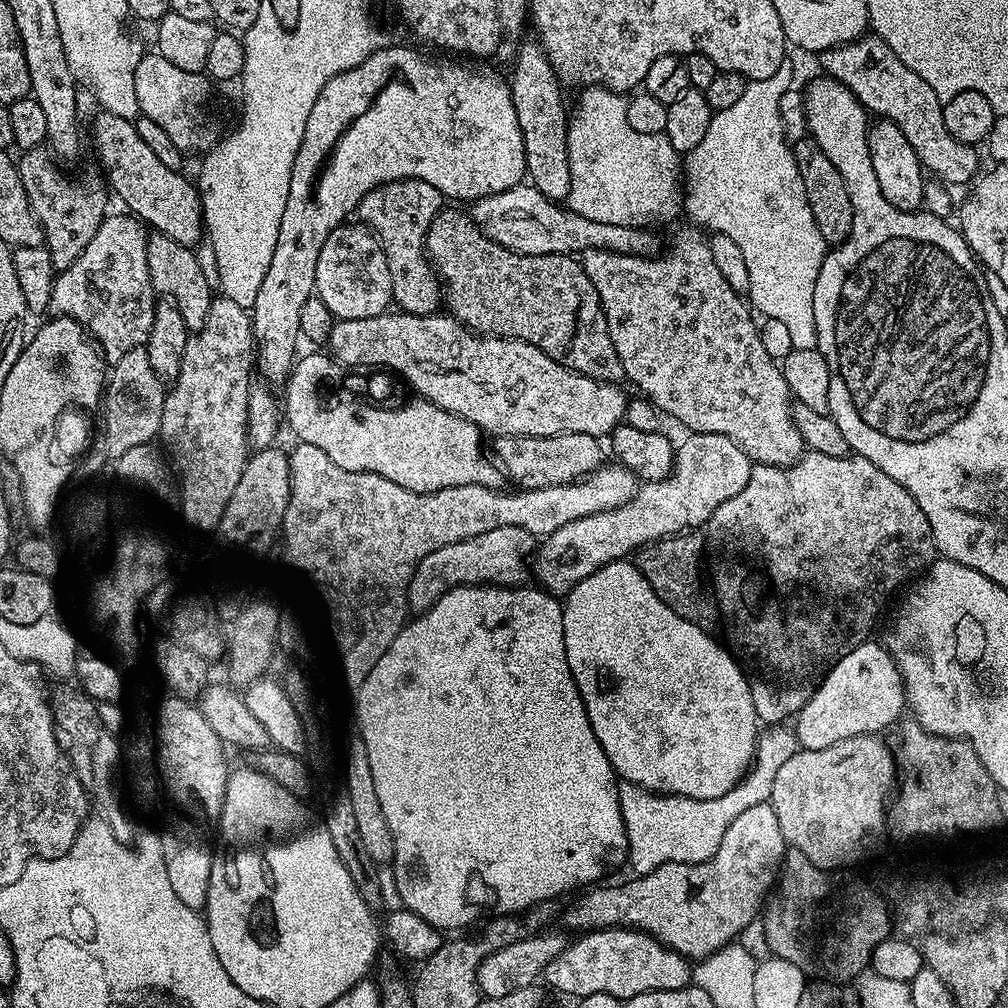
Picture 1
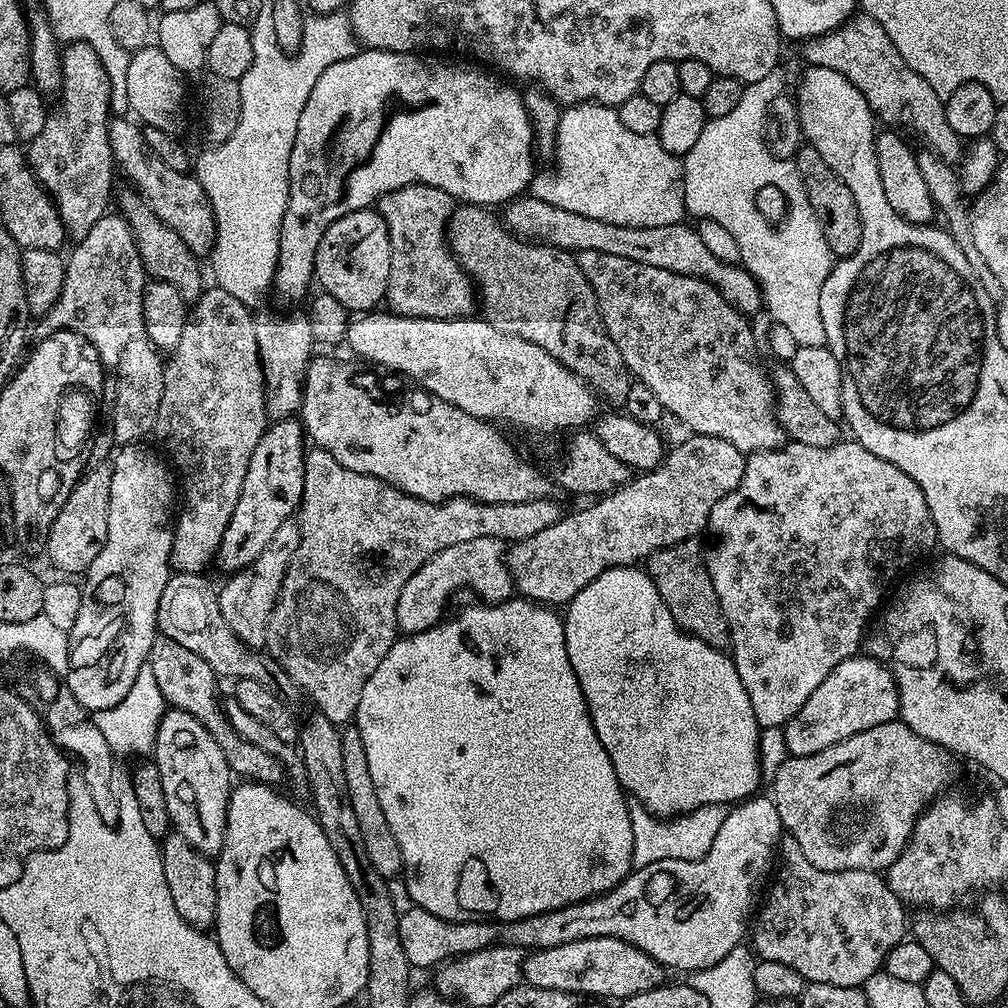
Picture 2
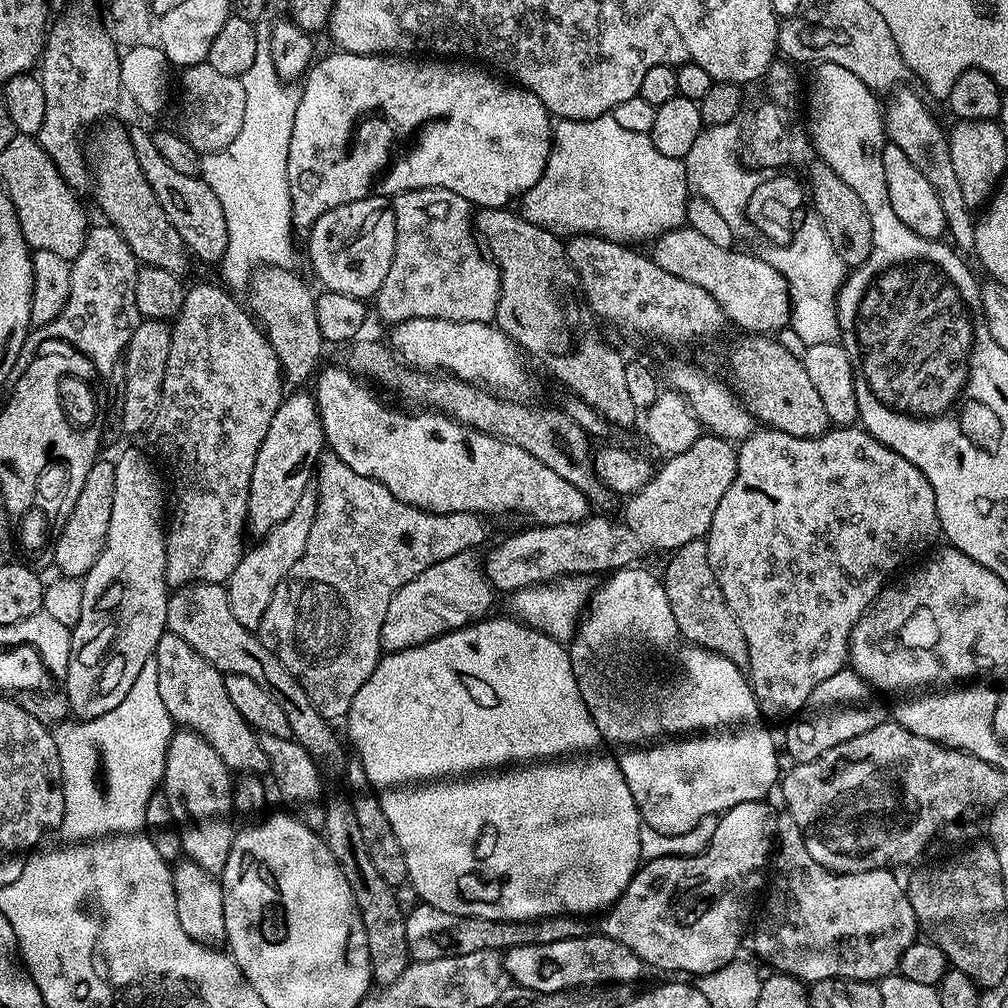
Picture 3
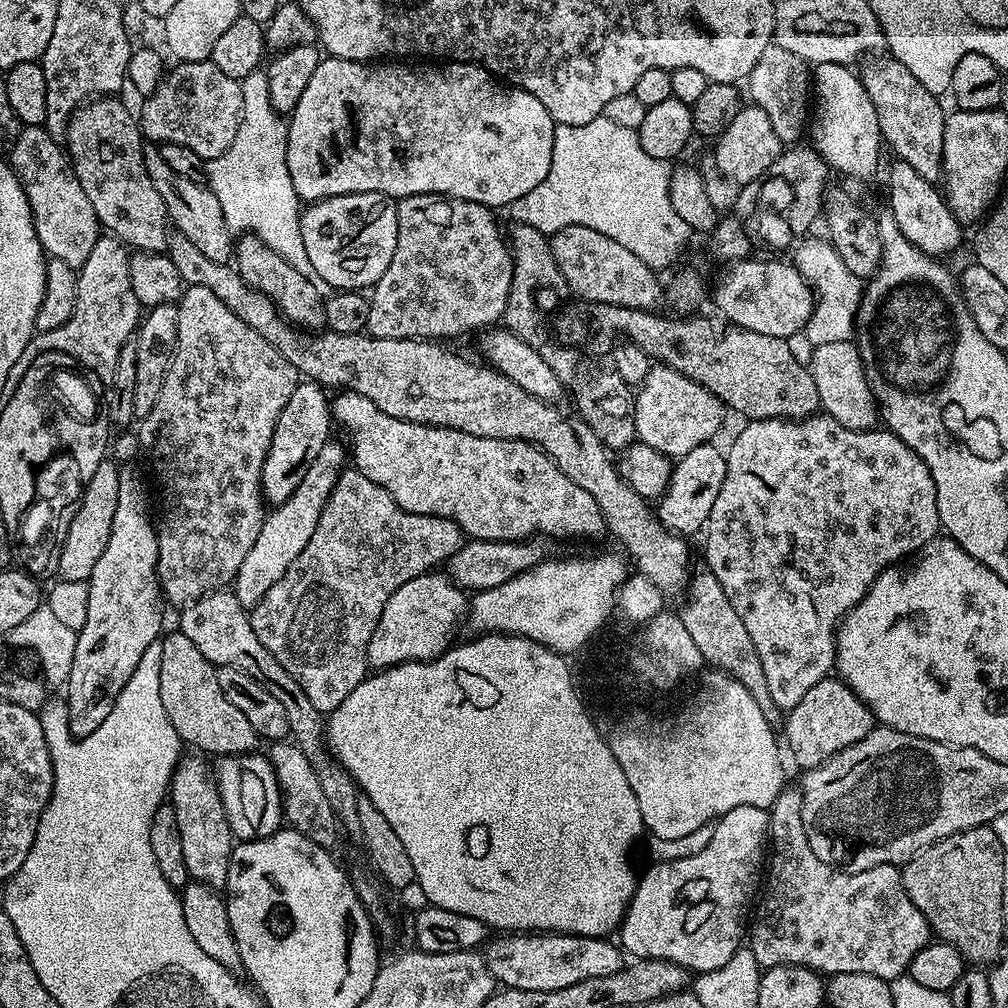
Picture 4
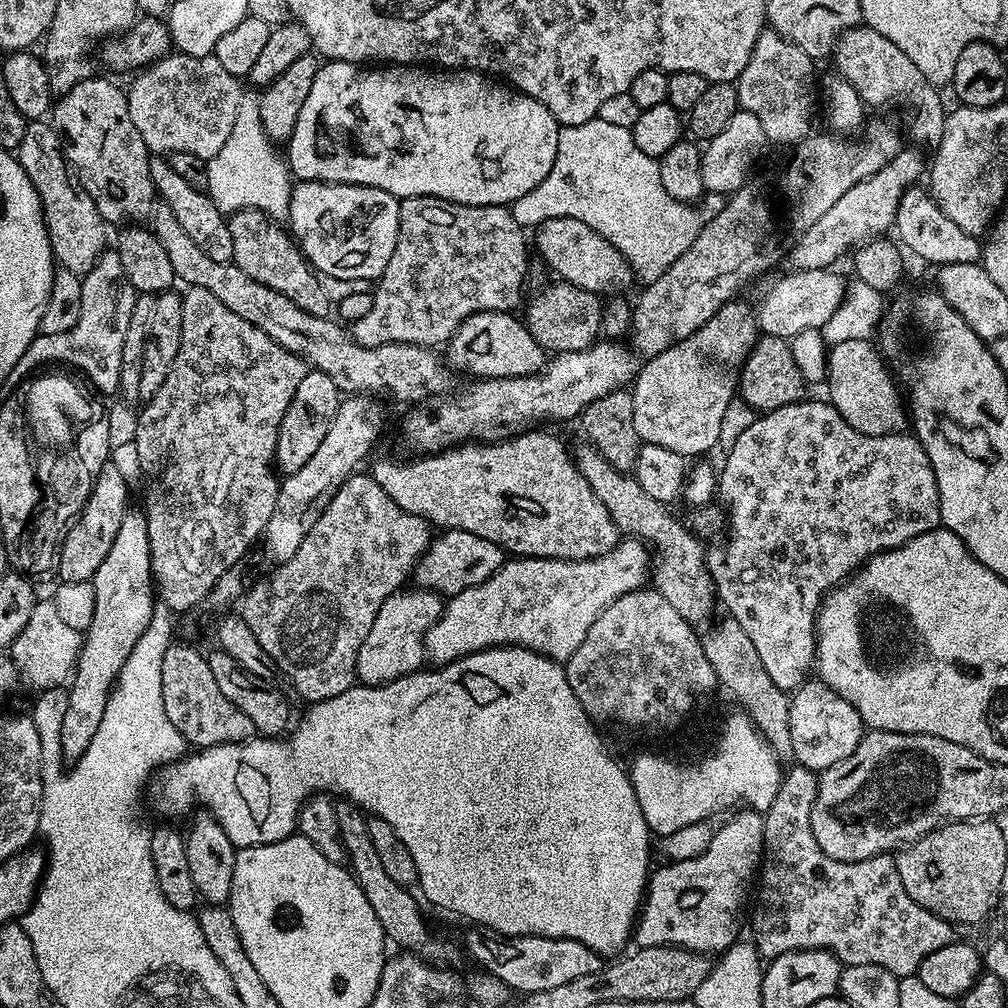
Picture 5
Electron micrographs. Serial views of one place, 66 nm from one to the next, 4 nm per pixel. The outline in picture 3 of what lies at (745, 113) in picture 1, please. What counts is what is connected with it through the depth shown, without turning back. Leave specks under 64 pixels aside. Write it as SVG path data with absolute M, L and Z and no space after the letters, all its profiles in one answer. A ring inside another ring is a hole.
M733 122L713 128L705 127L698 138L694 138L690 154L686 154L683 159L689 189L714 206L714 210L718 210L719 216L725 220L726 226L730 226L736 238L753 235L754 229L748 222L747 203L762 179L759 171L742 163L742 128L740 132L738 125ZM808 214L804 221L803 219L799 221L798 230L794 232L793 240L788 245L772 246L768 250L768 253L763 253L763 259L770 266L774 266L774 270L778 270L778 274L782 274L782 278L788 283L789 293L794 297L790 327L797 332L806 345L835 341L838 336L836 308L828 308L828 304L836 304L836 293L844 284L846 266L842 262L842 258L838 258L838 250L834 250L834 242L830 242L830 234L826 234L820 219L814 214Z

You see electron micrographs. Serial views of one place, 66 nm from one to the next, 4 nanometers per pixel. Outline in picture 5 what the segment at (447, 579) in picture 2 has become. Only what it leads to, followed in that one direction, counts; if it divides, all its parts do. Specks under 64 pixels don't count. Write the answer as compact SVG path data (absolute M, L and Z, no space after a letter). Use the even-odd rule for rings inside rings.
M413 587L390 594L386 602L378 610L378 618L374 618L374 626L370 626L370 634L366 634L366 642L362 642L362 650L358 650L356 663L356 679L360 684L370 687L389 684L399 676L407 676L409 672L419 672L426 664L424 639L444 613L445 601L438 592L428 592L424 588Z

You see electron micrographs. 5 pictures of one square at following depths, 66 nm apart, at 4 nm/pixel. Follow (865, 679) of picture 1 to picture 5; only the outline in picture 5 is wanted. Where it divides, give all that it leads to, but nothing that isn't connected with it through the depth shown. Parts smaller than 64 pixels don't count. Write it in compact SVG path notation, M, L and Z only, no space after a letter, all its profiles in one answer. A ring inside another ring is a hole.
M809 678L795 689L788 709L792 756L797 765L805 768L823 770L842 762L842 758L850 758L866 731L858 710L819 678Z

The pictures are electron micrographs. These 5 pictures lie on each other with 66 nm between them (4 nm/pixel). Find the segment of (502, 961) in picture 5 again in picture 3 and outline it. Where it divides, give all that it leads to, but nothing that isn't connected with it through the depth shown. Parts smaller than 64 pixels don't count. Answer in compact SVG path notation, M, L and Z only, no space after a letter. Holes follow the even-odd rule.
M601 934L566 938L565 941L546 942L545 945L522 945L503 953L504 968L509 981L517 988L539 992L561 992L567 988L581 988L584 984L635 985L646 965L634 951L614 938Z

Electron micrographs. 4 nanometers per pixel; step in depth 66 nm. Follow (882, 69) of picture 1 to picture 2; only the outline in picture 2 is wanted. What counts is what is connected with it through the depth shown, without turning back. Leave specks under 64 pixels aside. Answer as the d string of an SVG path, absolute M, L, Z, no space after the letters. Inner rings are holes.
M853 15L839 28L815 39L805 39L802 46L809 65L829 67L845 75L862 92L872 114L888 123L885 125L913 128L928 143L927 151L940 156L948 164L955 165L963 157L965 145L961 136L950 130L950 122L946 122L944 100L934 94L934 86L930 86L926 78L906 66L906 58L898 54L898 46L890 42L890 34L882 30L874 17Z

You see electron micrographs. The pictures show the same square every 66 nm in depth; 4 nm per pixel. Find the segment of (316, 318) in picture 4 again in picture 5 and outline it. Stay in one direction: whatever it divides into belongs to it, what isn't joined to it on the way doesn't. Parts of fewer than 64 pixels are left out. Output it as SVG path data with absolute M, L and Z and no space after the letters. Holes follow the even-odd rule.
M243 208L231 213L227 221L230 234L234 238L234 263L246 270L246 274L250 274L254 282L262 282L262 286L270 286L270 290L286 294L286 298L290 298L294 306L306 310L306 314L328 316L333 311L334 300L328 297L328 292L324 289L325 281L309 264L299 243L285 229L284 233L273 217L259 212L257 208Z

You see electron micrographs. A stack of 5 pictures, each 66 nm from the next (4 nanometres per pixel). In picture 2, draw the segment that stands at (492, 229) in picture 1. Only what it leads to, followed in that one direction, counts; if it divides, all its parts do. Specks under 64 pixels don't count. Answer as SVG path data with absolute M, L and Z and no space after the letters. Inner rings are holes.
M531 194L521 195L503 209L502 223L509 232L526 240L549 244L573 254L582 250L598 250L602 254L614 254L617 258L630 258L630 262L642 262L642 266L658 266L658 270L670 270L697 276L710 282L739 312L753 314L762 308L762 293L751 273L740 264L727 264L706 248L699 231L688 222L670 226L614 226L610 222L598 222L596 218L582 218L582 214L570 214Z

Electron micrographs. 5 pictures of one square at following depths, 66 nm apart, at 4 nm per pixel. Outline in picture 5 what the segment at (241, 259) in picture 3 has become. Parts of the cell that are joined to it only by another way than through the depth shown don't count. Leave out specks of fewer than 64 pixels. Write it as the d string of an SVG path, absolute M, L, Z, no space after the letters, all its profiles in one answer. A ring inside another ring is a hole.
M241 95L238 118L234 118L234 130L230 138L208 159L208 187L212 201L220 211L231 214L243 208L257 208L273 218L289 215L290 198L294 187L293 177L285 157L276 153L277 145L268 139L260 121L260 102L255 95Z

